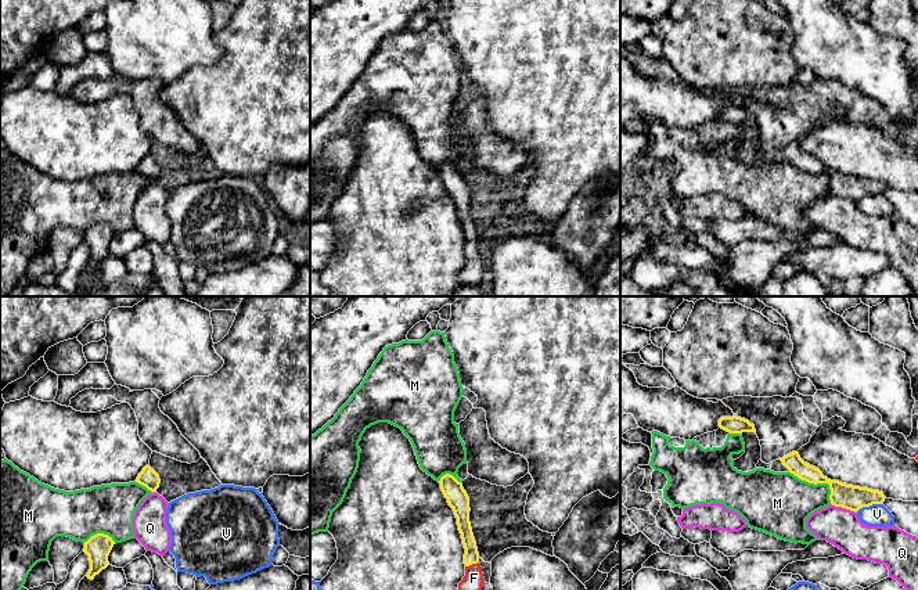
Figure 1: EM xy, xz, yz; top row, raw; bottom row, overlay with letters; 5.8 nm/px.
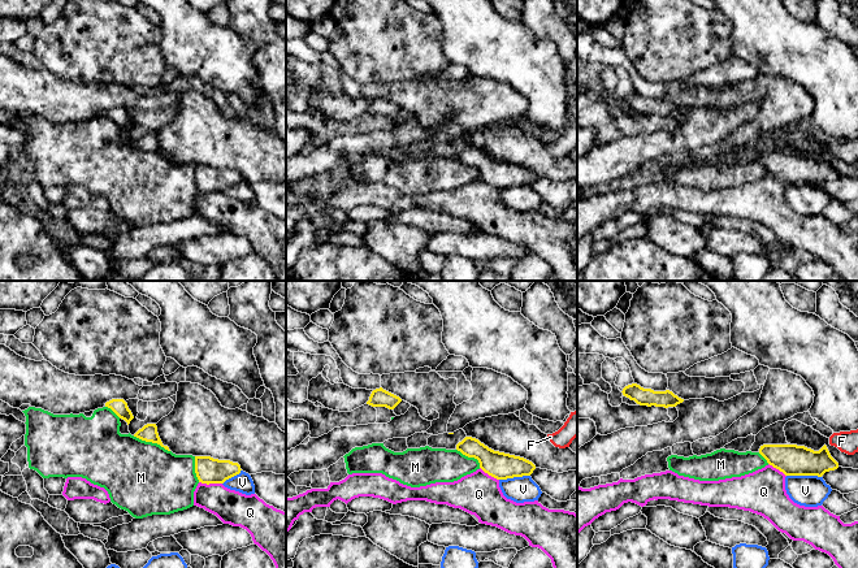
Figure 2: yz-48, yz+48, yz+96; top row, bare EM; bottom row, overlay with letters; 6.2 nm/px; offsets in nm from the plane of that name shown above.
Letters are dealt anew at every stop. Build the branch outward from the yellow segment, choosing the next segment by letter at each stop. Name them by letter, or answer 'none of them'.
F

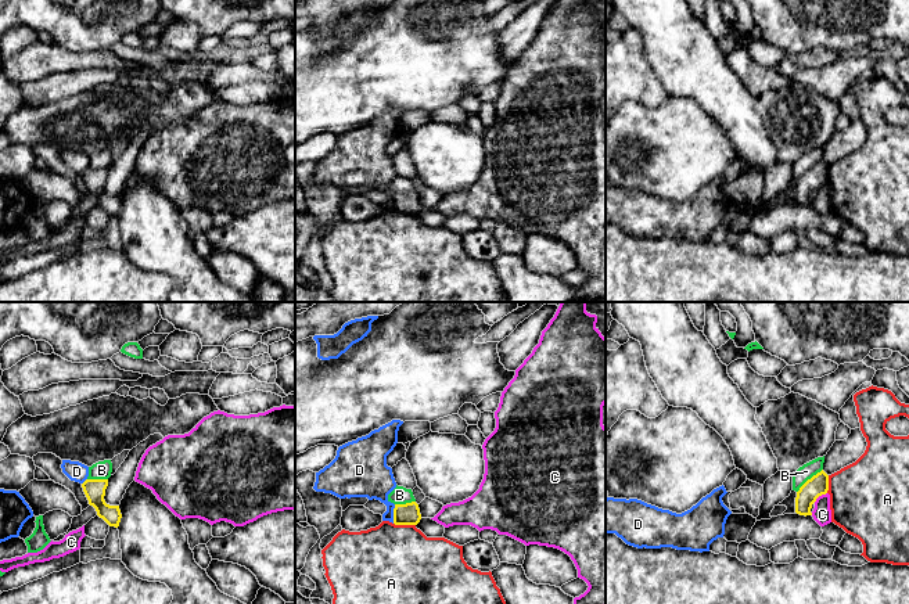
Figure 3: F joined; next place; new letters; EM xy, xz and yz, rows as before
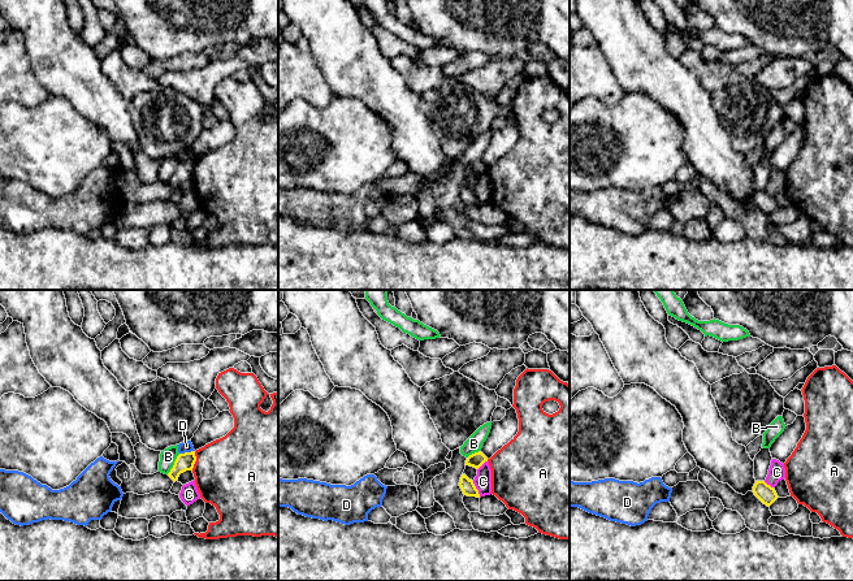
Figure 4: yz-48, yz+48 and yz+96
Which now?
none of them

